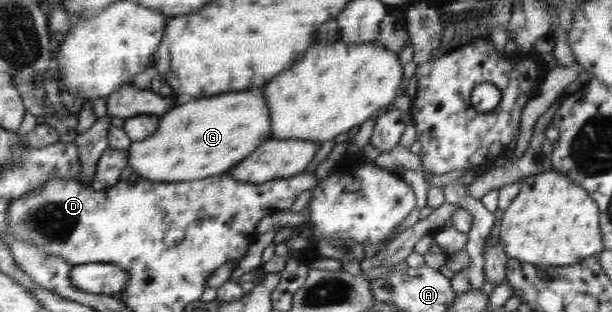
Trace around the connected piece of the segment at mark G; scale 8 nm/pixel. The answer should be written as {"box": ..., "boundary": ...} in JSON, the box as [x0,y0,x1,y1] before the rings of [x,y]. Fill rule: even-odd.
{"box":[128,86,272,181],"boundary":[[[255,86],[253,89],[227,92],[201,99],[184,99],[160,117],[160,124],[152,136],[131,142],[128,149],[128,165],[139,178],[150,181],[193,181],[221,175],[242,162],[262,142],[272,139],[270,120],[262,87]]]}

